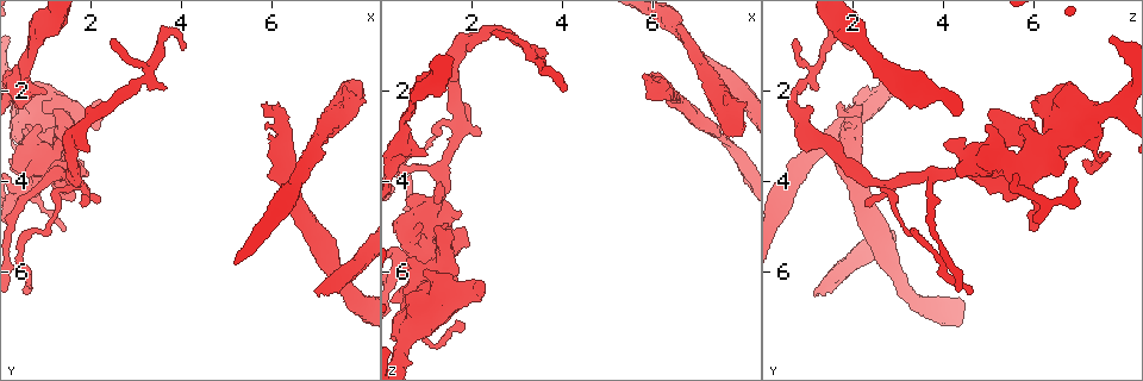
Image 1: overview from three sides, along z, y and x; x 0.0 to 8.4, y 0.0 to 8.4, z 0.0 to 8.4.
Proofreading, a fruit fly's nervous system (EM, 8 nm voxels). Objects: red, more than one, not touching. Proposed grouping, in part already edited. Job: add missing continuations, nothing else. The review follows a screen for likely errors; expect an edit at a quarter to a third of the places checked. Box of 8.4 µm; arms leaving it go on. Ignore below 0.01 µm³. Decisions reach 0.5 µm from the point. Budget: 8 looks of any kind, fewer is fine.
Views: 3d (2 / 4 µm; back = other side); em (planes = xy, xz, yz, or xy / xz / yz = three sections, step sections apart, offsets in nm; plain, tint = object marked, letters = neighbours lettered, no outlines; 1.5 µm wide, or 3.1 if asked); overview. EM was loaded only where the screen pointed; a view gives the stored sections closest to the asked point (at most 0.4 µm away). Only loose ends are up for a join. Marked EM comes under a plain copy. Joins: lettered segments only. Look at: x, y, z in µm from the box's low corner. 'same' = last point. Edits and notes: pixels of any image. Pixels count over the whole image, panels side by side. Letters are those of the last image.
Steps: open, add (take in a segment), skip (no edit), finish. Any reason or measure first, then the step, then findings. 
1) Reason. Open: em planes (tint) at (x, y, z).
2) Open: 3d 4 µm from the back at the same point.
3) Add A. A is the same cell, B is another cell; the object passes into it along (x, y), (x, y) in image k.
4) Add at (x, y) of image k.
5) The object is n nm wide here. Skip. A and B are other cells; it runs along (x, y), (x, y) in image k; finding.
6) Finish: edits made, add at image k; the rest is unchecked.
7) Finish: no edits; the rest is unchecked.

An open end. Open: 3d 2 µm at (4.00, 1.05, 2.00).

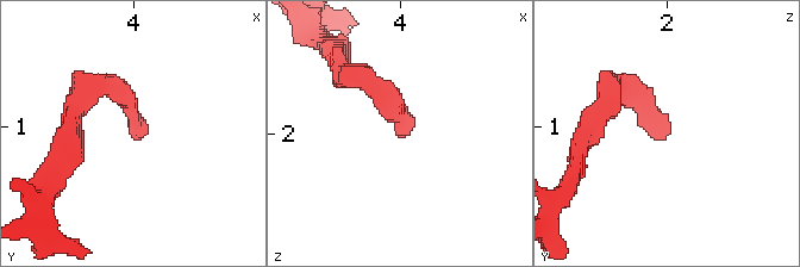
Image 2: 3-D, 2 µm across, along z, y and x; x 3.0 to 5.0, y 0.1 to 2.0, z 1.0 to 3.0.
Open: em planes (letters) at (4.00, 1.04, 2.06).

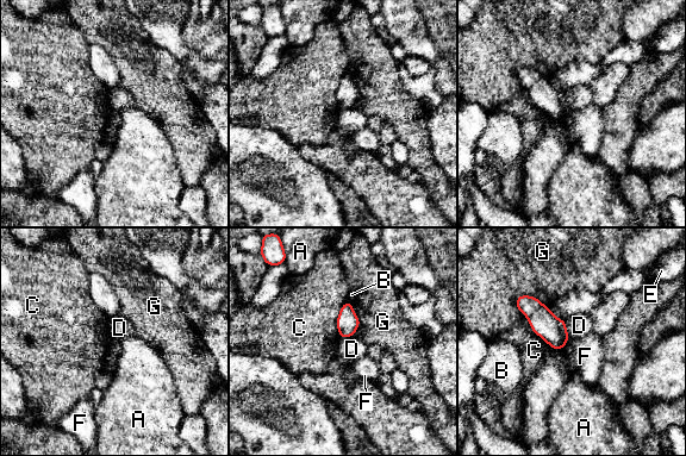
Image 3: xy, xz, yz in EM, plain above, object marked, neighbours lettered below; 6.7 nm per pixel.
The longest contact is with C, 300 nm. Skip. A, B, C, D, E, F and G are other cells; a border runs along (568, 339), (562, 347) in image 3; no lettered segment goes on from it.

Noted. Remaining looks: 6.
Stops while still wide. Open: 3d 4 µm at (7.90, 1.95, 3.00).

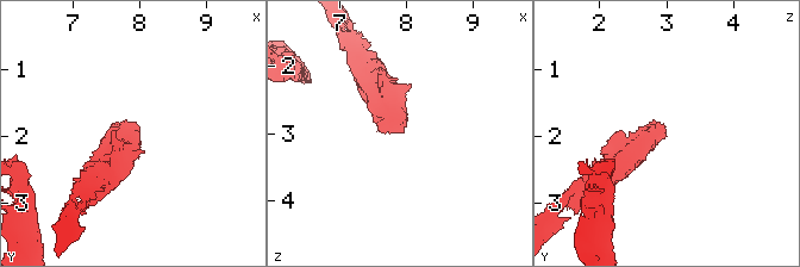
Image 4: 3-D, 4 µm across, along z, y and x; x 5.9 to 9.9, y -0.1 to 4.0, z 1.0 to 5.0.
Shape alone is not enough. Open: em planes (letters) at (7.95, 1.90, 3.00).

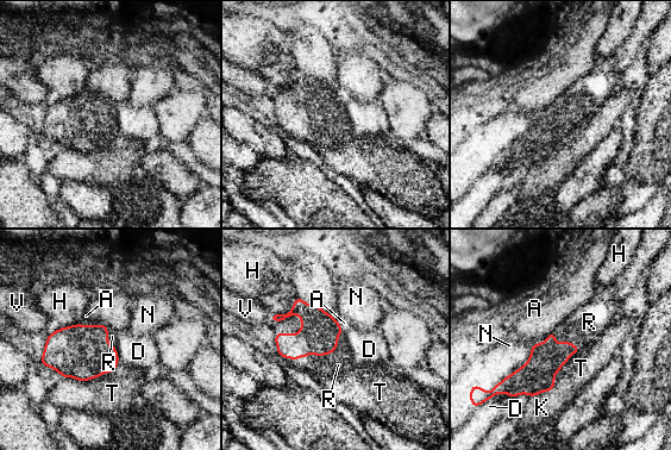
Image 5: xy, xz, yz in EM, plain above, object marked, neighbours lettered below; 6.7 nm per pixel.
Add R. R is the same cell, A, D, H, K, N, T and V are other cells; the object passes into it along (546, 358), (568, 342), (589, 322) in image 5; it goes on there.

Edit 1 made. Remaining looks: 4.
See it whole again. Open: overview.

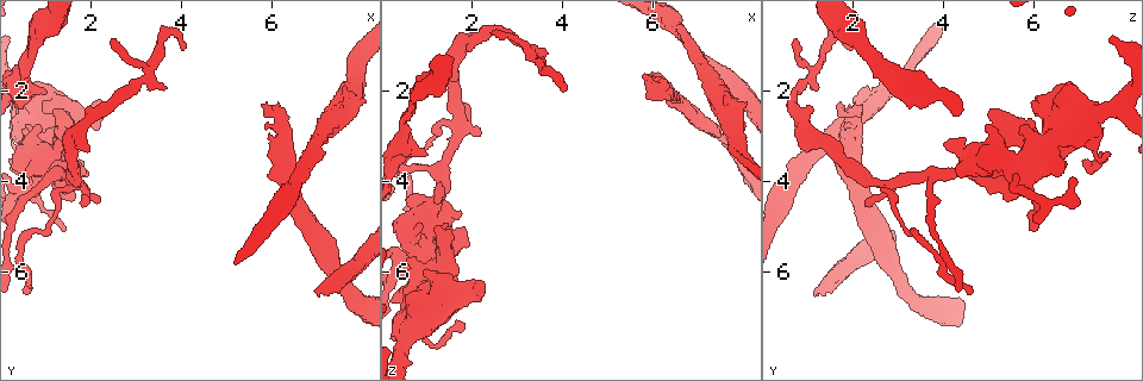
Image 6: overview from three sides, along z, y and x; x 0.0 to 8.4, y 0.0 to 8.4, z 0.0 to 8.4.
Branch stops here. Open: 3d 4 µm at (1.05, 2.05, 3.35).

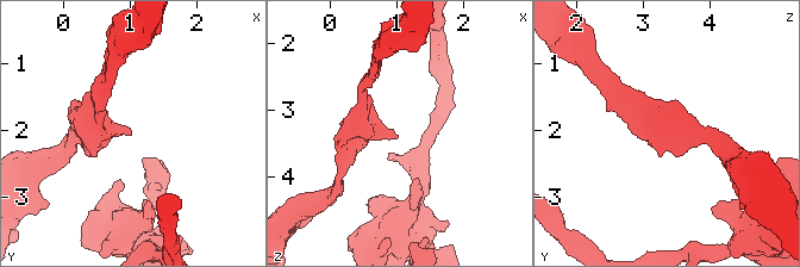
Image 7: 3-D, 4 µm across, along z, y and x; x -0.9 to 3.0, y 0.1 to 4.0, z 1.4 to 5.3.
Need the tissue. Open: em planes (letters) at (1.05, 2.05, 3.35).

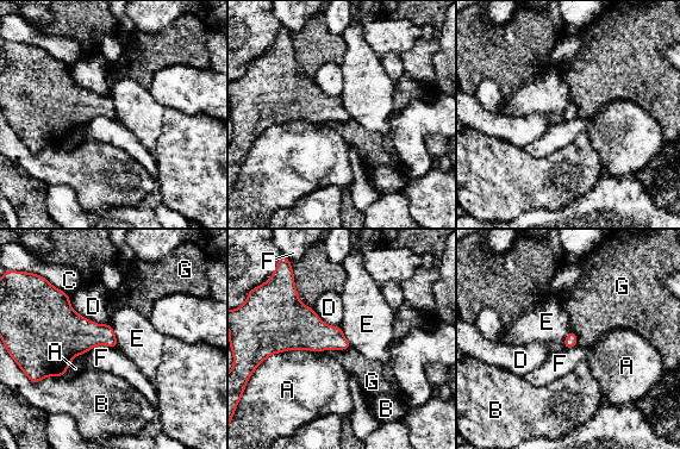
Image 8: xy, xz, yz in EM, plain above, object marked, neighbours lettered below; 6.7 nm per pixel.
The longest contact is with D, 340 nm. Skip. A, B, C, D, E, F and G are other cells; a border runs along (108, 323), (118, 347) in image 8; no lettered segment goes on from it.

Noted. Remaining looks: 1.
Finish: edits made, add at image 5; the rest is unchecked.

